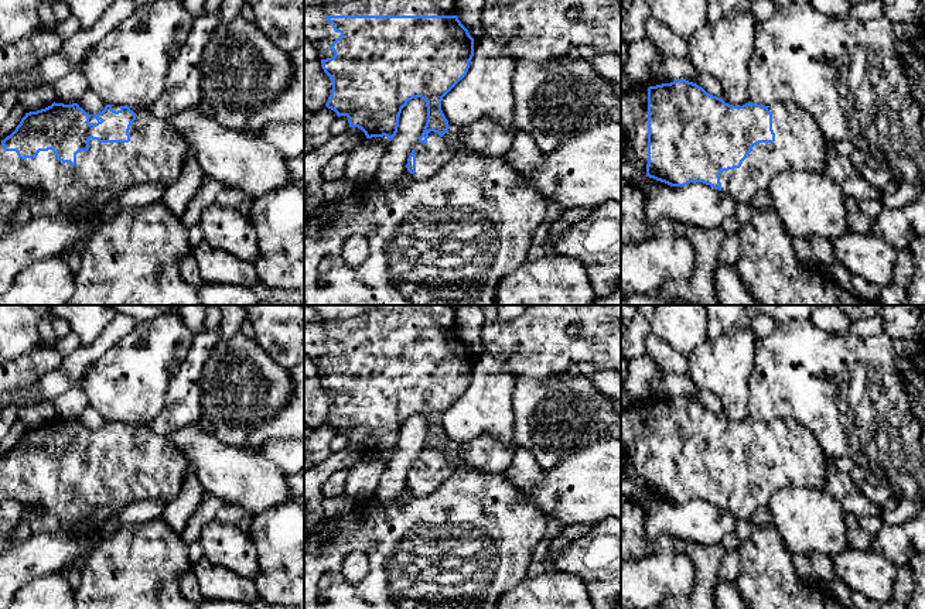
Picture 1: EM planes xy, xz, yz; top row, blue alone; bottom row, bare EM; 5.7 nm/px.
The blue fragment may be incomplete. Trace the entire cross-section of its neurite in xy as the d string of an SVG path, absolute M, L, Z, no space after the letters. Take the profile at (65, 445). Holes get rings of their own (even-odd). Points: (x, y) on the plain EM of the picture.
M78 420L51 422L25 430L16 447L0 459L0 500L17 500L38 507L59 520L65 528L91 519L100 509L120 510L132 502L173 502L181 492L188 461L168 437L158 435L149 425L106 421L98 431L86 430Z

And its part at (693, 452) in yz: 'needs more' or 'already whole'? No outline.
needs more

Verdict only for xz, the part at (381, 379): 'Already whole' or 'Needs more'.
Needs more

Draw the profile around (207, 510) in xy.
M205 493L201 504L195 509L181 533L182 540L190 545L192 541L199 538L202 527L215 520L218 510L226 503L228 502L223 499Z

